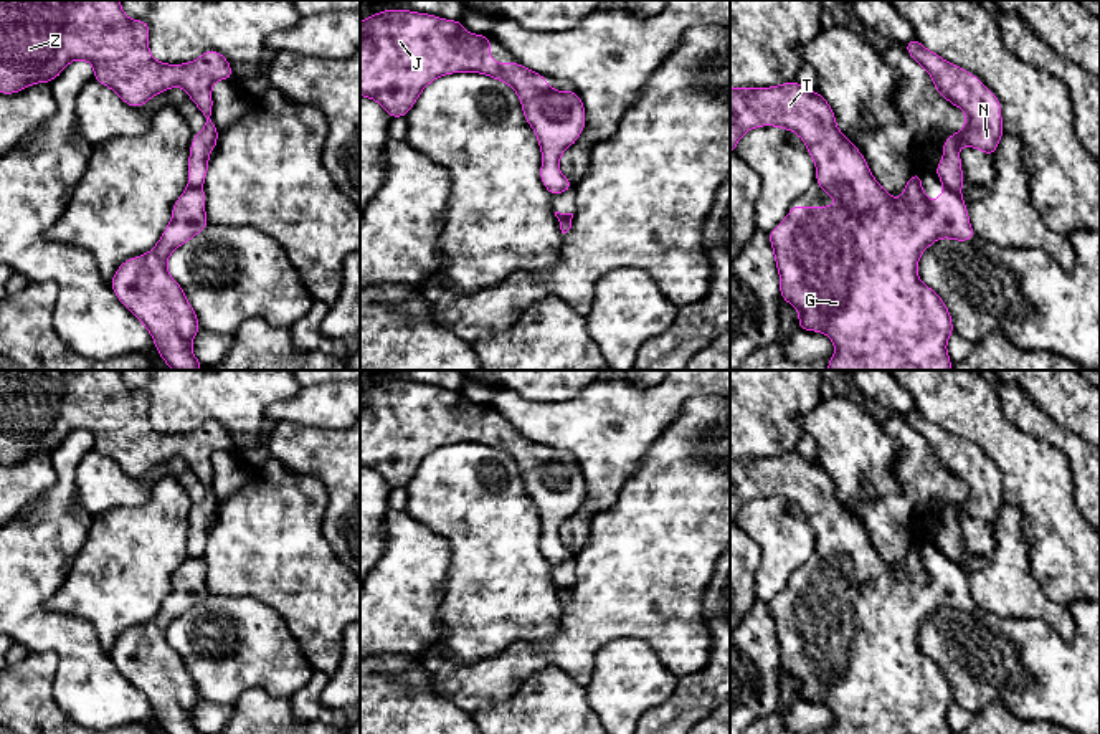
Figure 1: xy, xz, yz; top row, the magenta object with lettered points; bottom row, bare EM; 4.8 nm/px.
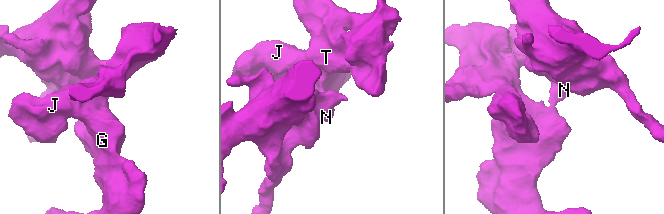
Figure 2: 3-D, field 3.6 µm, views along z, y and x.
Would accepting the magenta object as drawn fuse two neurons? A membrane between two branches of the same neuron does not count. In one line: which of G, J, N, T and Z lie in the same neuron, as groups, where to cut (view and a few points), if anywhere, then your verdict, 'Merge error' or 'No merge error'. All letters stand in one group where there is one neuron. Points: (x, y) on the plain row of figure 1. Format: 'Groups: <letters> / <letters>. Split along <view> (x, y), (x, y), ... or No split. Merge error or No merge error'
Groups: G J T / N Z. Split along yz (945, 556), (958, 562). Merge error

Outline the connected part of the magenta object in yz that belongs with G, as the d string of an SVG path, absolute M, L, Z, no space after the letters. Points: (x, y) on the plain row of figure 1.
M789 451L771 458L730 458L730 522L735 522L740 508L747 501L760 496L783 498L798 504L804 511L808 524L816 534L816 552L819 554L821 560L839 572L837 577L799 577L794 574L783 592L768 603L780 643L780 665L788 674L799 681L799 701L824 703L834 713L836 722L827 734L953 734L946 722L946 711L955 703L950 681L943 670L930 656L920 651L917 635L922 623L940 608L951 608L956 612L978 608L971 598L968 579L961 564L943 557L941 569L930 570L922 559L922 546L913 542L903 557L903 565L900 569L892 569L874 549L861 521L837 499L836 484L829 473L818 463L818 460L804 460L798 451Z

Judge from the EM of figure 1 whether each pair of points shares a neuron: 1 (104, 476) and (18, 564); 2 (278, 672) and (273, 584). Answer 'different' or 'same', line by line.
1: different
2: different

